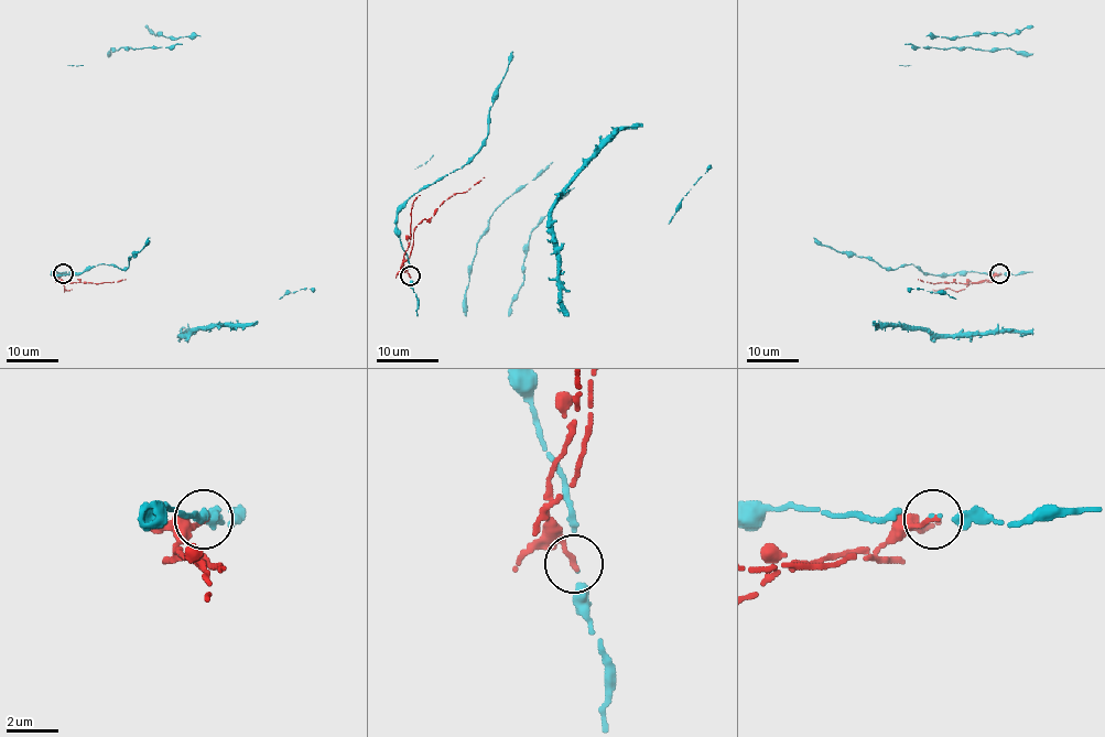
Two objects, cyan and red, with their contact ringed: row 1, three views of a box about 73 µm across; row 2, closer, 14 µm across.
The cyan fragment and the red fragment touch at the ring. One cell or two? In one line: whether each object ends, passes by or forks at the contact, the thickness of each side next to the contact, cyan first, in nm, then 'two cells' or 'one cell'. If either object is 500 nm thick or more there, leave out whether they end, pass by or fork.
cyan passes by; red ends; calibres 60 and 200 nm; two cells

